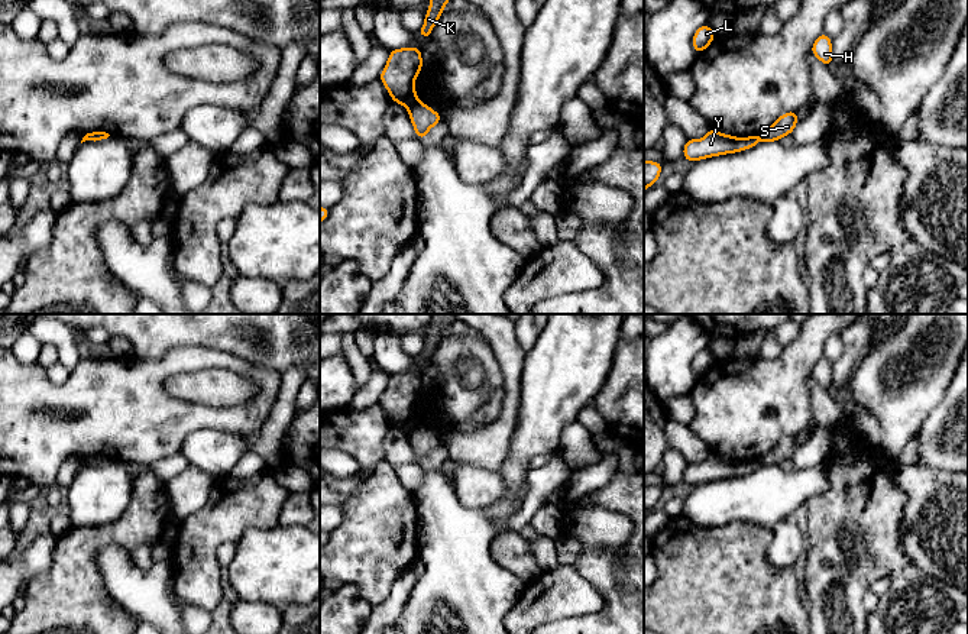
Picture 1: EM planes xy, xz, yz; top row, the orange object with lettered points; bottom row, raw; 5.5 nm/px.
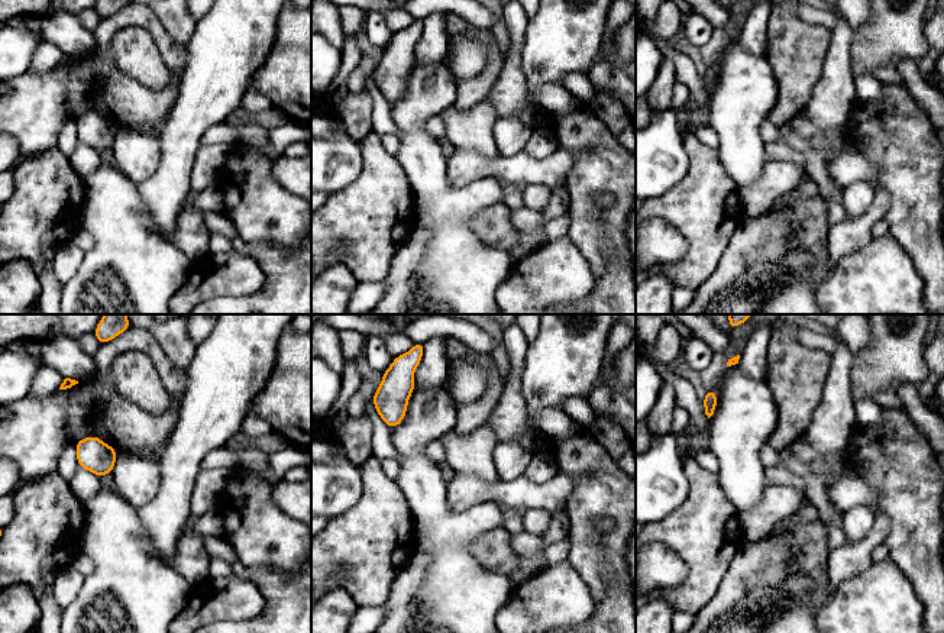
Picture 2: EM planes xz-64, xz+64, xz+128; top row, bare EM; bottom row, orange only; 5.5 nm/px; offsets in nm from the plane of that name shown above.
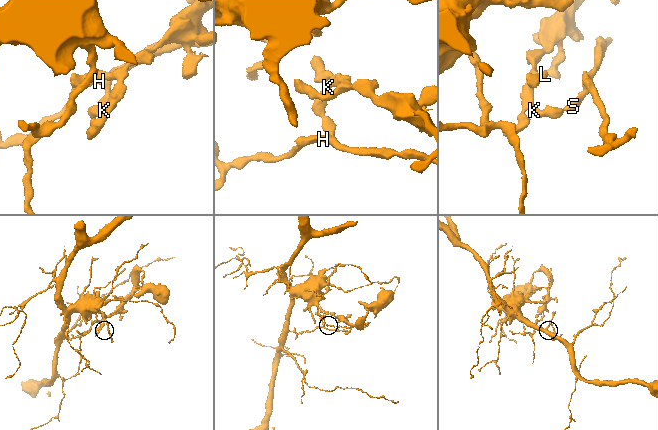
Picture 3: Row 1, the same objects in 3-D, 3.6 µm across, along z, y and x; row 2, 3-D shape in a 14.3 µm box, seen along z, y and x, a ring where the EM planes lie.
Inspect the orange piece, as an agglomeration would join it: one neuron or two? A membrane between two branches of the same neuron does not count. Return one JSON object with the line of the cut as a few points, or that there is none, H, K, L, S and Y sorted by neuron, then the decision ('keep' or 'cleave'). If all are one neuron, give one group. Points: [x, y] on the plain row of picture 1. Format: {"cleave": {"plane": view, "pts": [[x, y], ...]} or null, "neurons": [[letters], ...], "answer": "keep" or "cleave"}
{"cleave": {"plane": "xz", "pts": [[417, 424], [408, 433]]}, "neurons": [["H", "S"], ["K", "L", "Y"]], "answer": "cleave"}

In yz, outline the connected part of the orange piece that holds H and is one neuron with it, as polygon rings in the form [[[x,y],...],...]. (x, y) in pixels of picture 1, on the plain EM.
[[[820,358],[812,369],[810,376],[825,389],[831,391],[832,382],[832,363],[826,358]]]

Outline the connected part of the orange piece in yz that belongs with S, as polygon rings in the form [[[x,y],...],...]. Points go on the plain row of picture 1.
[[[797,434],[781,439],[767,455],[758,462],[764,466],[778,466],[783,460],[791,459],[797,450]]]

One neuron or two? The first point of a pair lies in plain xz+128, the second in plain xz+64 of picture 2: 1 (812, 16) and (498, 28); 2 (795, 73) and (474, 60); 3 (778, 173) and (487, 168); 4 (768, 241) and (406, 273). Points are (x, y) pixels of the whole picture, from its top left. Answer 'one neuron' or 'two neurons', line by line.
1: two neurons
2: two neurons
3: one neuron
4: one neuron

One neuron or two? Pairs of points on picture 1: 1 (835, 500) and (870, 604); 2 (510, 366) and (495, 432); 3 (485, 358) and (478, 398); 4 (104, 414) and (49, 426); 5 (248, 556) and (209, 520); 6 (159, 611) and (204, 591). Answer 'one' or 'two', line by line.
1: two
2: one
3: one
4: one
5: two
6: two

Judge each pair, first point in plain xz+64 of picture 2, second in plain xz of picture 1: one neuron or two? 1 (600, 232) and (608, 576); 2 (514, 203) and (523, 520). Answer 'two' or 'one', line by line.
1: one
2: two

